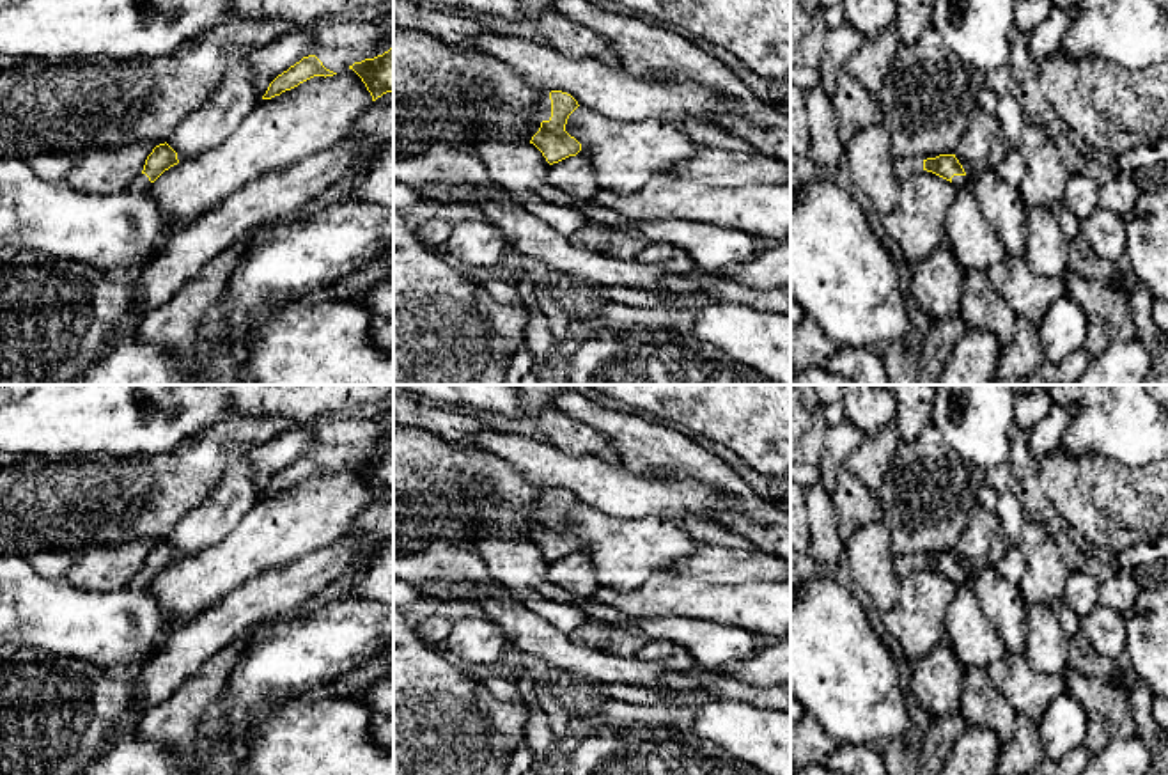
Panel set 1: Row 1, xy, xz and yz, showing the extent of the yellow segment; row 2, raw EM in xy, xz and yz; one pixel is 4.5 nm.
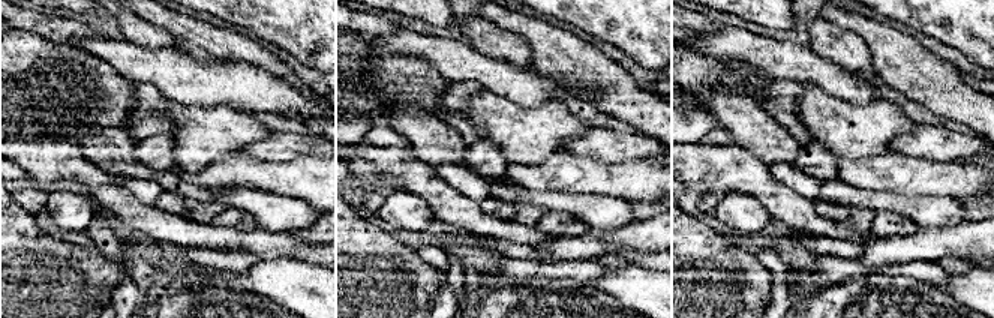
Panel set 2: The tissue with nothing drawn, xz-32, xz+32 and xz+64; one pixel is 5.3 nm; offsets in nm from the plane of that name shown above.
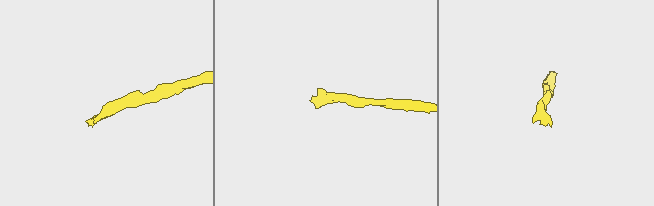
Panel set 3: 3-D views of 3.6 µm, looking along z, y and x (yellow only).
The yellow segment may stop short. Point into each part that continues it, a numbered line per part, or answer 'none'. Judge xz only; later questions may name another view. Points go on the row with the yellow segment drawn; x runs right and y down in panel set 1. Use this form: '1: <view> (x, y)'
1: xz (543, 109)

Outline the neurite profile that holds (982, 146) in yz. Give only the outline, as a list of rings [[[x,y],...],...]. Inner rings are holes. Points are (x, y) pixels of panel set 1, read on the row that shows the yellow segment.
[[[978,108],[971,115],[954,154],[966,172],[969,188],[984,168],[996,168],[1007,153],[1008,147],[998,117]]]

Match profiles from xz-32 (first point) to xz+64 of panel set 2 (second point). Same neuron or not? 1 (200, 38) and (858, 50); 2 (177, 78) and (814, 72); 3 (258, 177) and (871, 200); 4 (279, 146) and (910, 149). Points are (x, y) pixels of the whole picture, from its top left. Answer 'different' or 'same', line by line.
1: different
2: same
3: different
4: same

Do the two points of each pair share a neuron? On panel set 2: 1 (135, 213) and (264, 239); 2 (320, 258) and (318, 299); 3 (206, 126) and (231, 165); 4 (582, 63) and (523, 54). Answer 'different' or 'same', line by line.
1: same
2: different
3: different
4: different

